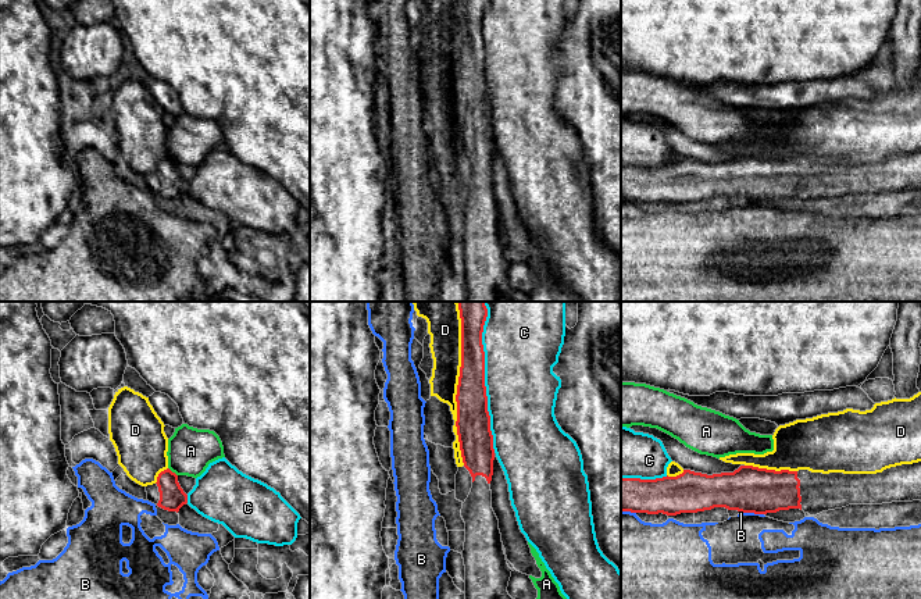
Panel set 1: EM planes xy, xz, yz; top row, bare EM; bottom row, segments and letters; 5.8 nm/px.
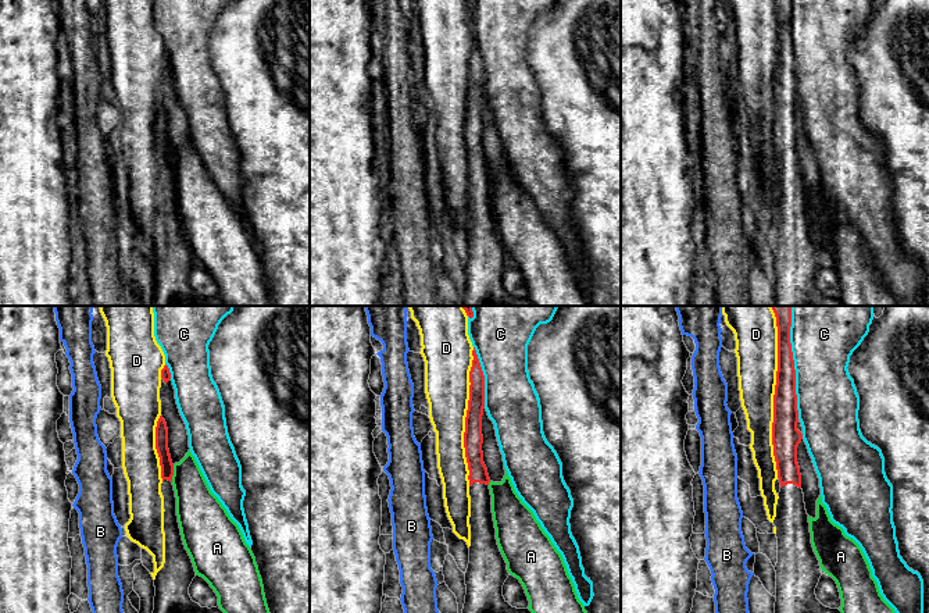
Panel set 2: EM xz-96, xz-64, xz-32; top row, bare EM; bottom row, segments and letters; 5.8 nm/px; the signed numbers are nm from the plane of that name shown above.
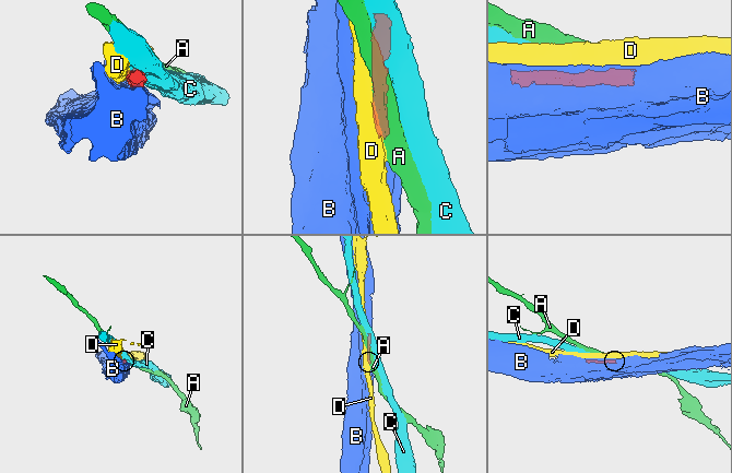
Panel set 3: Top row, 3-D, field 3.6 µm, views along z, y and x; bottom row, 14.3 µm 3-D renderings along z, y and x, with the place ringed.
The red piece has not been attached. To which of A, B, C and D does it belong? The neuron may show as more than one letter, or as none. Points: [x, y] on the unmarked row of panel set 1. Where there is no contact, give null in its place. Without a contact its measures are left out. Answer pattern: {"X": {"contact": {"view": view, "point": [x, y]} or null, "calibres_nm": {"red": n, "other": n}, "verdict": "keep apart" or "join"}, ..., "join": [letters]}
{"A": {"contact": {"view": "xy", "point": [171, 160]}, "calibres_nm": {"red": 150, "other": 260}, "verdict": "keep apart"}, "B": {"contact": {"view": "yz", "point": [752, 200]}, "calibres_nm": {"red": 280, "other": 20}, "verdict": "keep apart"}, "C": {"contact": {"view": "xz", "point": [484, 71]}, "calibres_nm": {"red": 190, "other": 420}, "verdict": "keep apart"}, "D": {"contact": {"view": "xz", "point": [457, 77]}, "calibres_nm": {"red": 190, "other": 180}, "verdict": "keep apart"}, "join": []}

